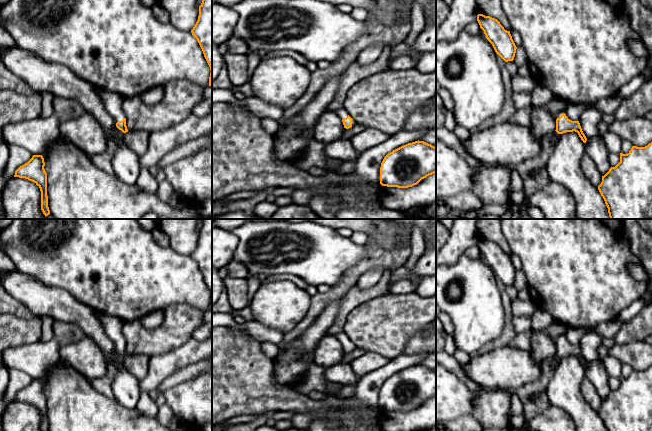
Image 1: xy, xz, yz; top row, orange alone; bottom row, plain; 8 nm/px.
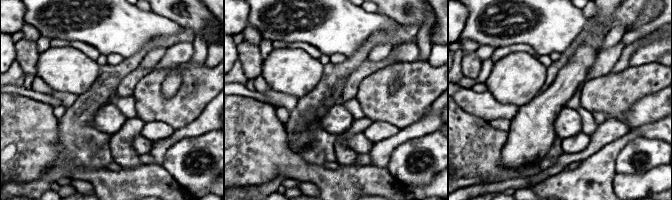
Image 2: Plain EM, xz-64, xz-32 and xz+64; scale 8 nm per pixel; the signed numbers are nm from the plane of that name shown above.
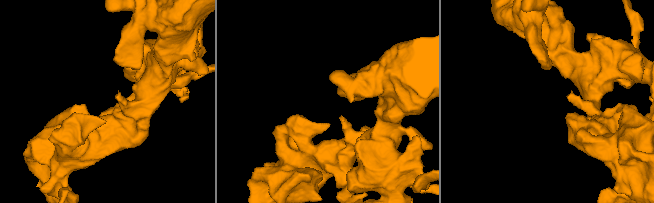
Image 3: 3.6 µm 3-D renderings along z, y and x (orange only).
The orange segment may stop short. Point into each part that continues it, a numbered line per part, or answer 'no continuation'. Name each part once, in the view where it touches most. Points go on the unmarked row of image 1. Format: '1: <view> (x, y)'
1: xy (113, 327)

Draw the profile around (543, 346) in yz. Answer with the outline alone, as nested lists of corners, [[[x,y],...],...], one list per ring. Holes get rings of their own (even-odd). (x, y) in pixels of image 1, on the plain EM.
[[[560,322],[552,323],[544,330],[533,330],[532,348],[530,354],[537,364],[543,362],[556,354],[556,343],[554,339],[560,335],[565,335],[568,327]]]

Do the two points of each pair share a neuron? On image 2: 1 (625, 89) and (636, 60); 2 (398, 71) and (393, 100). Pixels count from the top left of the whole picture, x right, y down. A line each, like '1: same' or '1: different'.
1: different
2: same

